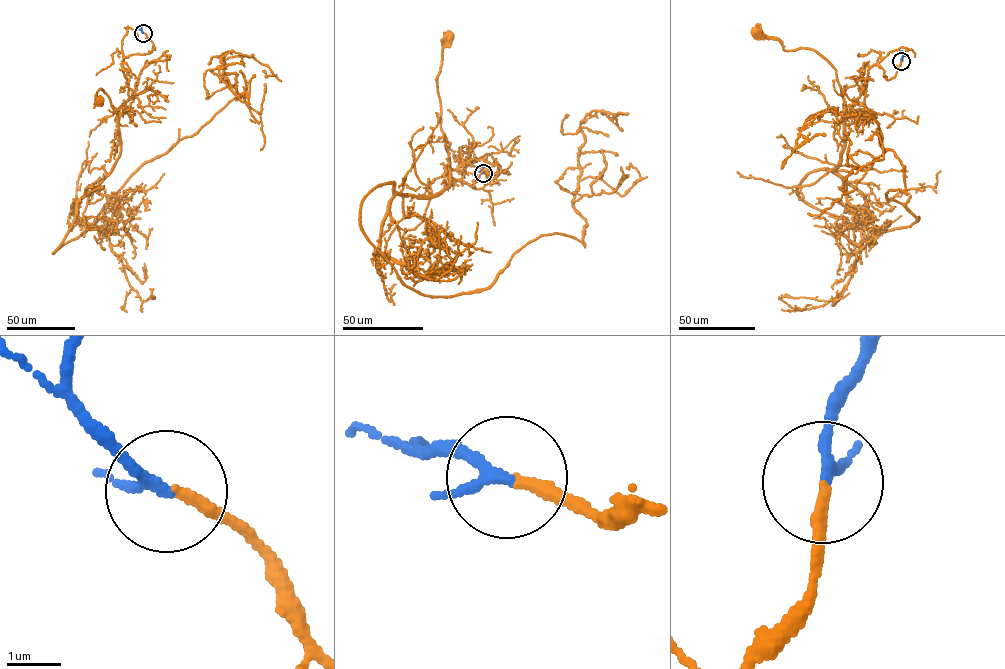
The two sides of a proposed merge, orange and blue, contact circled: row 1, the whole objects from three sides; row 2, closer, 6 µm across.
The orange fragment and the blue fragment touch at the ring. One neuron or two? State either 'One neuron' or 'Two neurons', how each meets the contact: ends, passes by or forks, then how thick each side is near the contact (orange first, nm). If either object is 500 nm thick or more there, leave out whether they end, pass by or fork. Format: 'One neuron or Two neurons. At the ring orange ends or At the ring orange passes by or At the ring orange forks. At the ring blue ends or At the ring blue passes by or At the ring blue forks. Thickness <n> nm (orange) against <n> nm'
One neuron. At the ring orange ends. At the ring blue passes by. Thickness 200 nm (orange) against 160 nm

